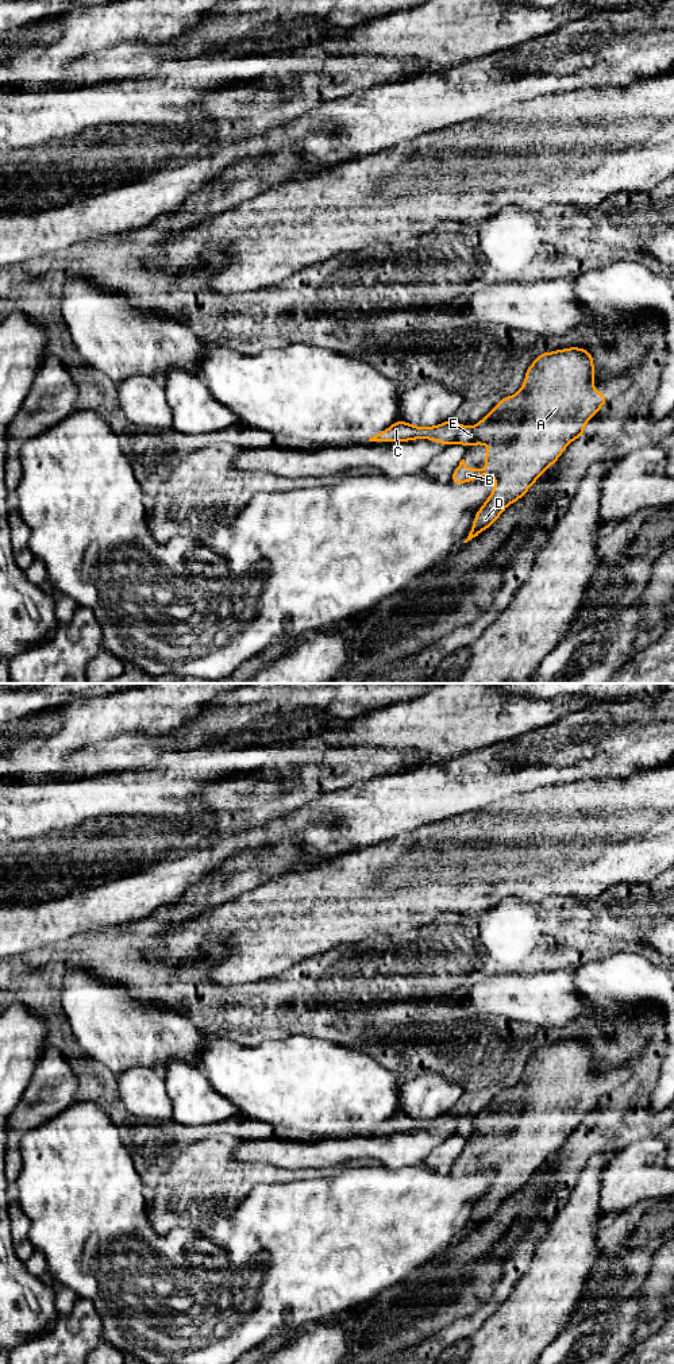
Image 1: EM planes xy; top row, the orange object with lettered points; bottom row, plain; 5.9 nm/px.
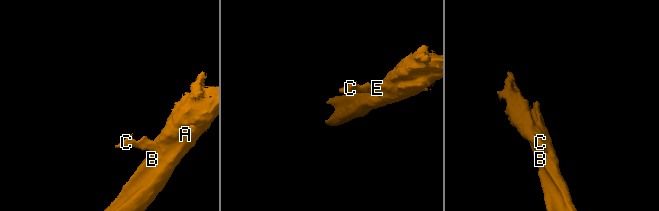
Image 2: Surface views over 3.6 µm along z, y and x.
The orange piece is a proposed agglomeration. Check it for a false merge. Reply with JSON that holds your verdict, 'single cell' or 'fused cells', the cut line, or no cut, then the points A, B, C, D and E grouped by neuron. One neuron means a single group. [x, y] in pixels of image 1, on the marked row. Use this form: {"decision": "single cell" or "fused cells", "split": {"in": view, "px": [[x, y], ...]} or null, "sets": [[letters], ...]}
{"decision": "single cell", "split": null, "sets": [["A", "B", "C", "D", "E"]]}

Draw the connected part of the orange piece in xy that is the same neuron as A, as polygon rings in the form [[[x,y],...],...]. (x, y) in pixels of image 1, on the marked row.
[[[569,347],[550,352],[542,352],[525,370],[524,382],[513,396],[501,397],[501,401],[475,423],[471,428],[458,424],[452,419],[434,427],[412,425],[401,419],[389,428],[381,431],[369,442],[411,442],[427,439],[440,442],[443,448],[459,443],[469,448],[471,444],[489,444],[484,454],[488,466],[484,469],[467,469],[465,459],[455,467],[451,483],[462,485],[475,481],[482,475],[496,478],[488,500],[481,505],[473,520],[471,531],[463,543],[478,536],[492,527],[504,509],[519,501],[543,473],[561,458],[567,446],[584,438],[585,424],[593,419],[602,405],[608,402],[605,393],[594,389],[593,354],[582,347]]]

